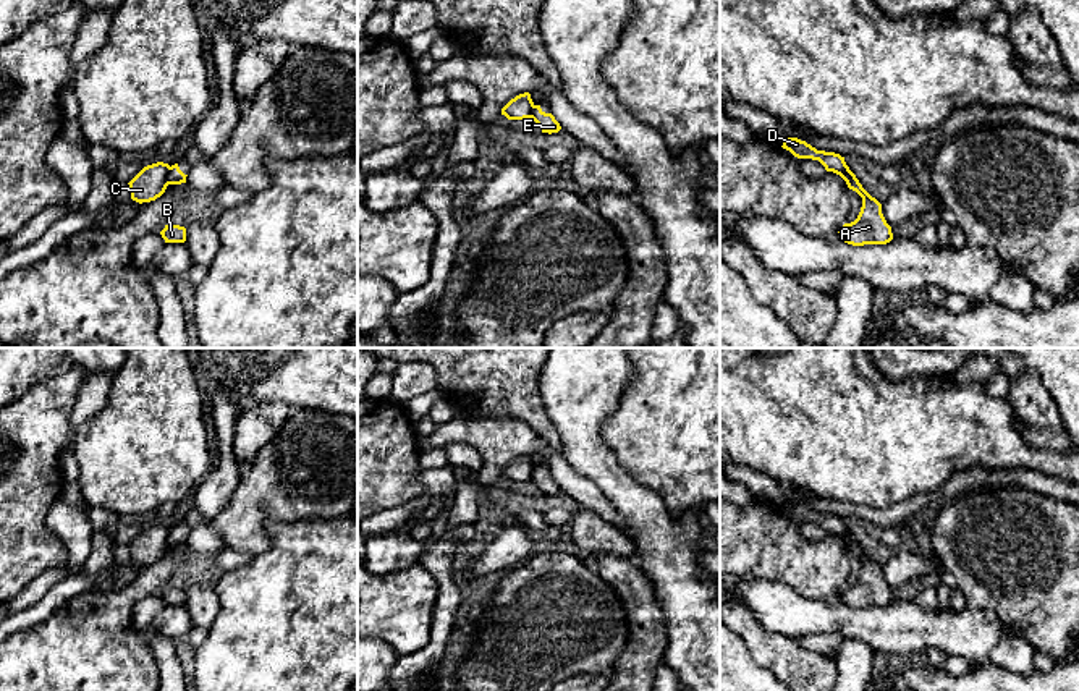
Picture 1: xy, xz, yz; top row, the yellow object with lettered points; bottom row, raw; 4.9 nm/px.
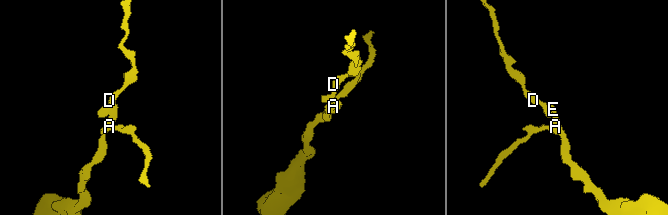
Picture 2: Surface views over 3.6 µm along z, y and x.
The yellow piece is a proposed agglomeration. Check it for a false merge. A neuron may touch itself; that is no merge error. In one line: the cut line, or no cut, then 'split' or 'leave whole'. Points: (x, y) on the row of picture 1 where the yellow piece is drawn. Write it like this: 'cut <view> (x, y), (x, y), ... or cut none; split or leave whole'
cut xy (170, 167), (167, 183); split

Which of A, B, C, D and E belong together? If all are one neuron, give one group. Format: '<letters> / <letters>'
A B E / C D

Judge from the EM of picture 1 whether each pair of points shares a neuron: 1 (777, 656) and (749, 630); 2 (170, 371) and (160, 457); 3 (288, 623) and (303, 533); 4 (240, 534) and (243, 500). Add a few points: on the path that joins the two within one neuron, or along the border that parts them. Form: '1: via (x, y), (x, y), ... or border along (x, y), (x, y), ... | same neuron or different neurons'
1: via (770, 651), (756, 636) | same neuron
2: via (160, 392), (160, 436) | same neuron
3: via (303, 601), (303, 555) | same neuron
4: via (241, 526), (243, 508) | same neuron

